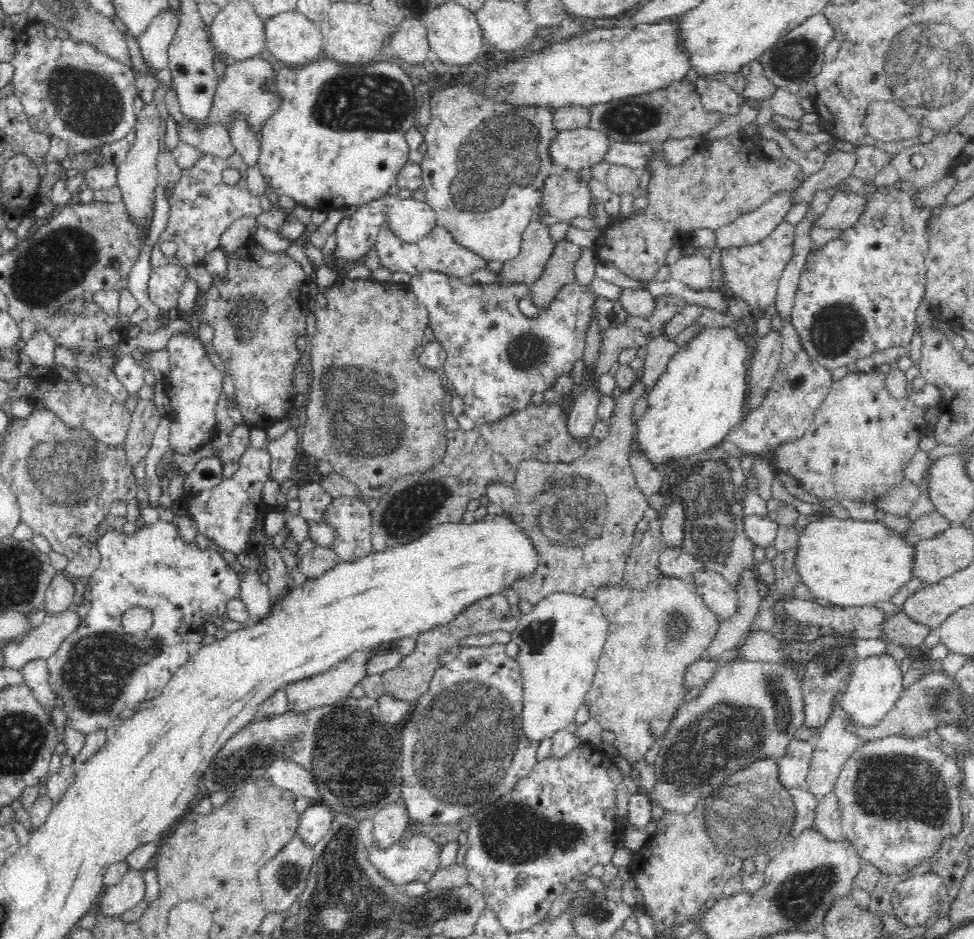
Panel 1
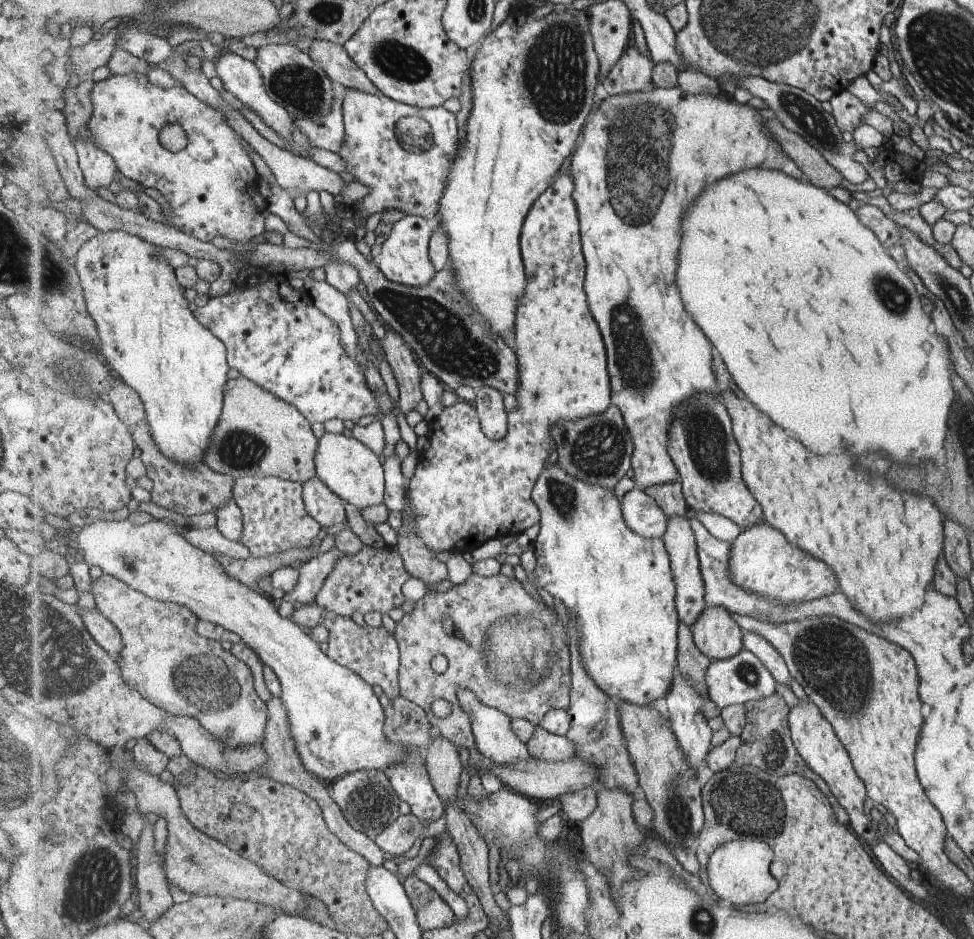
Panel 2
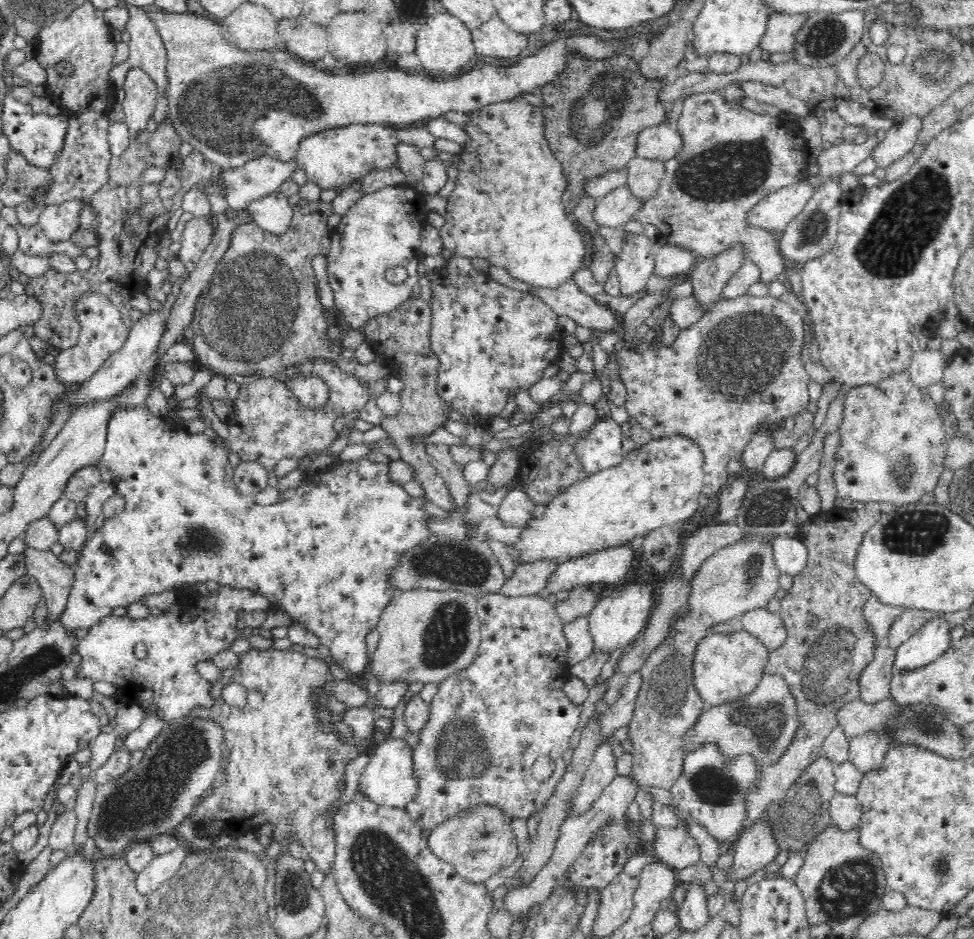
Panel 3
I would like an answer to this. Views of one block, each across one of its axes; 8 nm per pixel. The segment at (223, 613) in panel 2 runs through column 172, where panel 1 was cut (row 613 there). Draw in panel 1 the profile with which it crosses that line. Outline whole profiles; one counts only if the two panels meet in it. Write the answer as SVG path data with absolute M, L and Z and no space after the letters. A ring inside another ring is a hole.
M564 592L544 596L540 602L534 604L530 612L522 614L517 620L518 626L511 633L511 640L518 644L515 659L519 662L523 678L521 729L525 738L539 745L573 724L578 708L585 704L587 692L592 687L596 674L596 664L608 636L609 623L593 598Z

